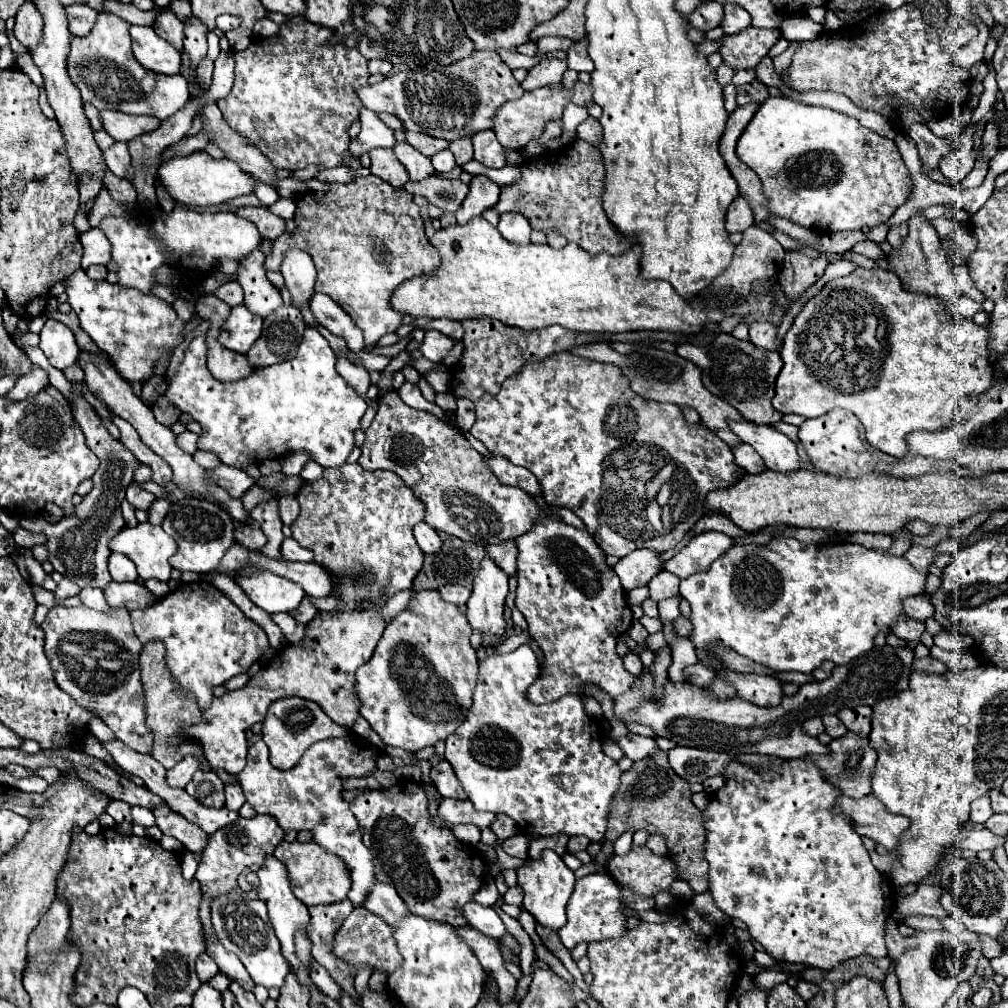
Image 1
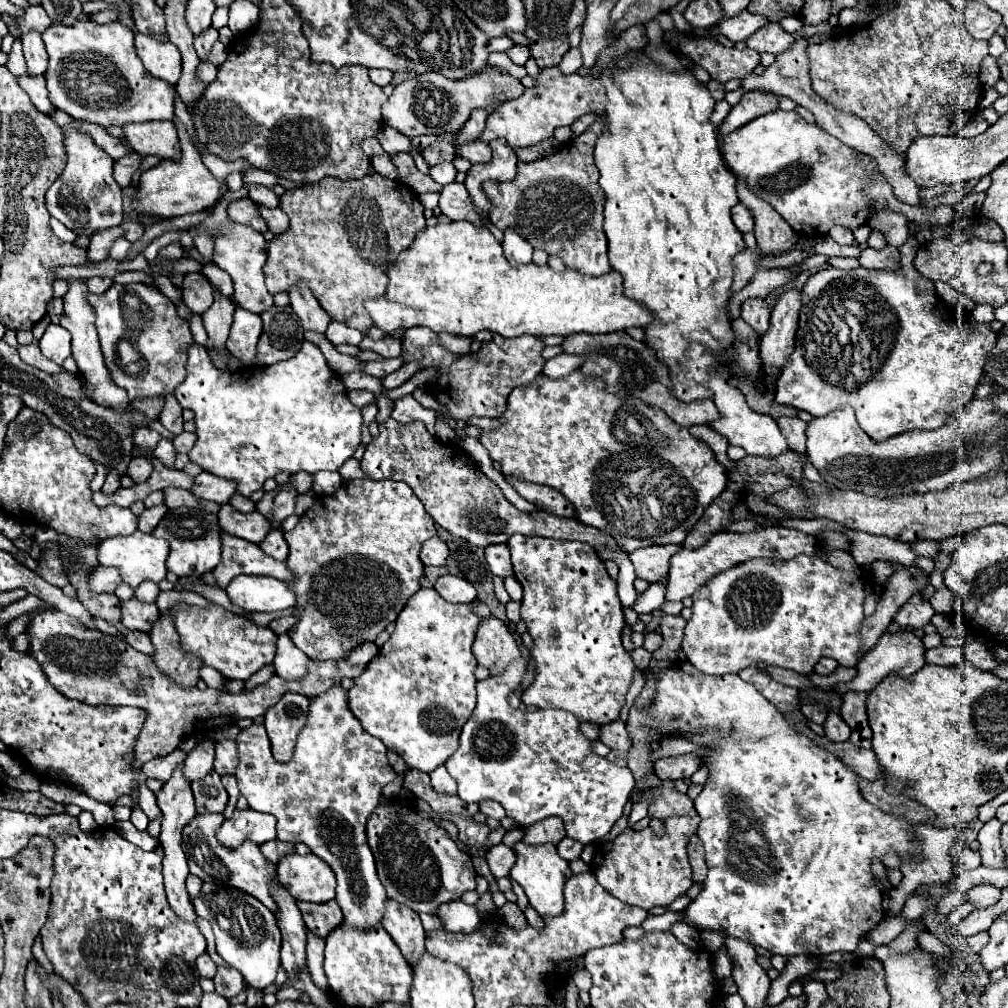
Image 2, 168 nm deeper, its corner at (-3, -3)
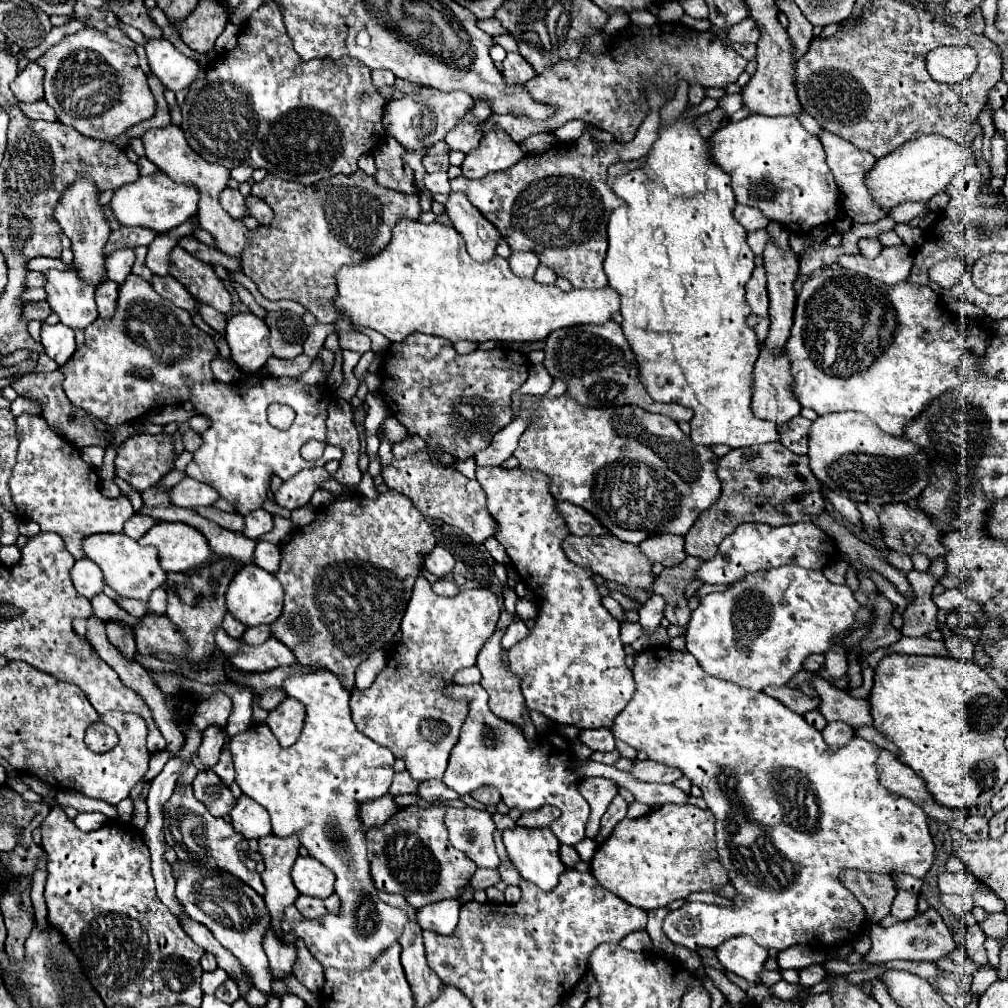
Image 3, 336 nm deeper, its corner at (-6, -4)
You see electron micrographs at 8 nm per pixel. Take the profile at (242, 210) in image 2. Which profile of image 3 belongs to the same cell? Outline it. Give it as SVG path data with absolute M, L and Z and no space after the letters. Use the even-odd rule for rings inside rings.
M226 187L226 189L220 193L220 205L222 205L222 209L224 209L230 217L234 217L234 219L246 217L246 203L244 203L244 197L240 195L238 189Z

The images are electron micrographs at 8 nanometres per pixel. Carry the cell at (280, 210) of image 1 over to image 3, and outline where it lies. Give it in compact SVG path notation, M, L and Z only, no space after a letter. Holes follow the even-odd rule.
M254 195L246 197L246 209L248 209L250 217L254 217L260 225L268 225L272 221L272 209Z

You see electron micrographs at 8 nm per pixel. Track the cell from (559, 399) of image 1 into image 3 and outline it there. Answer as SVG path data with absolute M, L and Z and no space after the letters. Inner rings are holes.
M568 395L556 399L542 397L528 429L520 437L514 457L520 461L522 469L536 469L550 477L550 491L556 501L580 505L612 535L634 545L660 533L686 535L698 515L720 497L720 481L716 479L718 457L710 447L694 445L692 439L680 431L676 421L642 411L640 407L636 411L630 405L618 409L590 409L580 407L574 399L568 399Z

